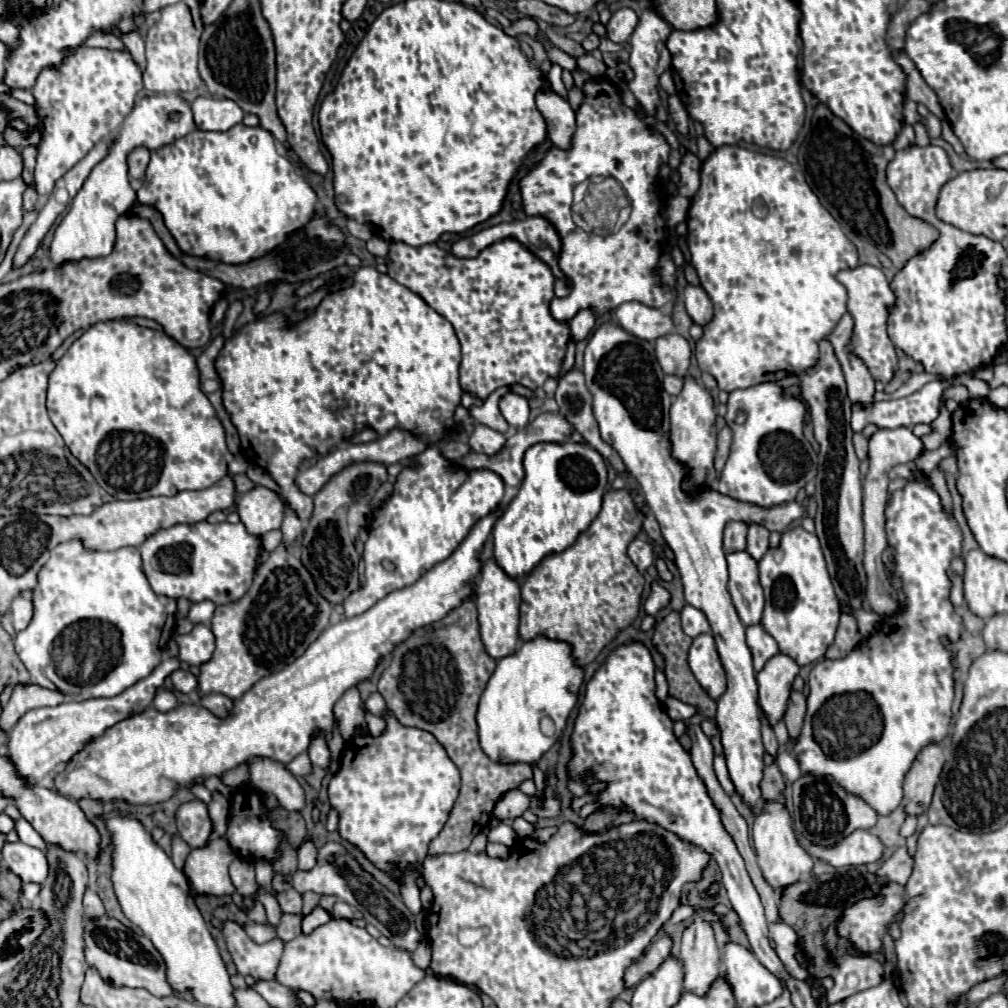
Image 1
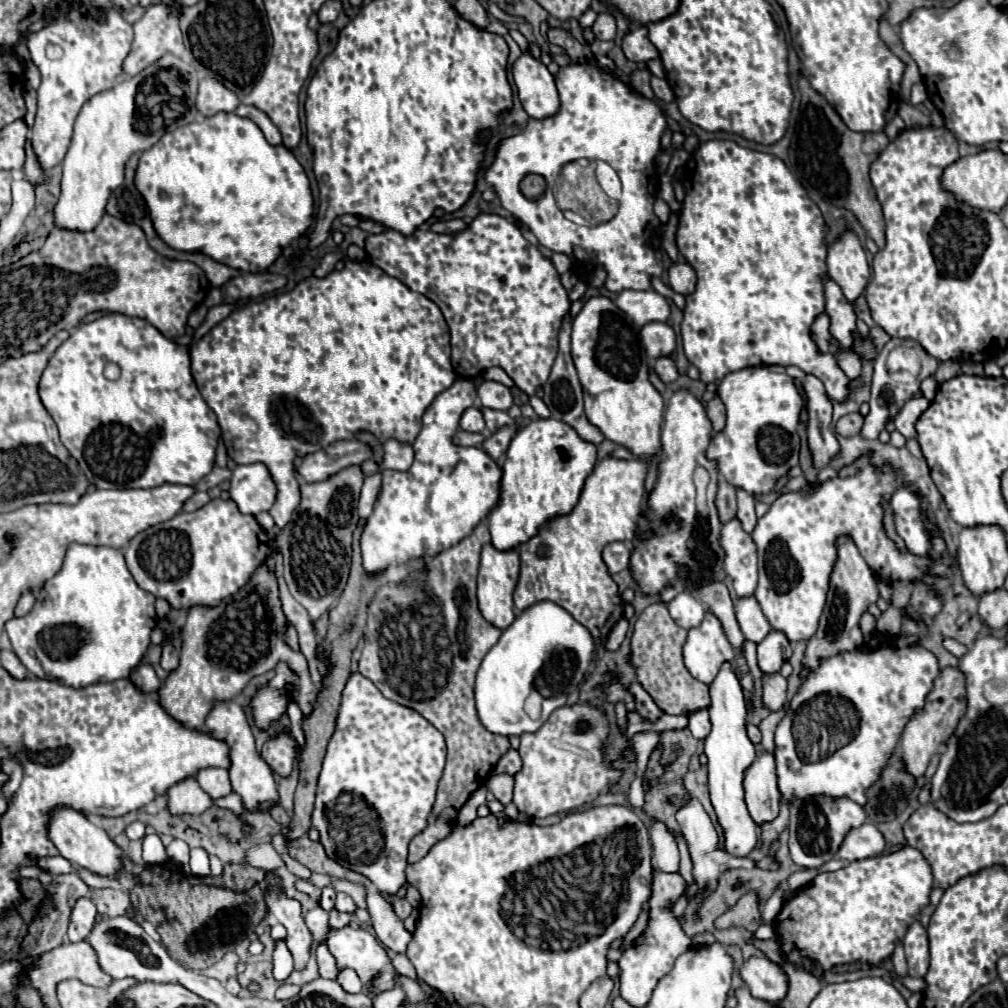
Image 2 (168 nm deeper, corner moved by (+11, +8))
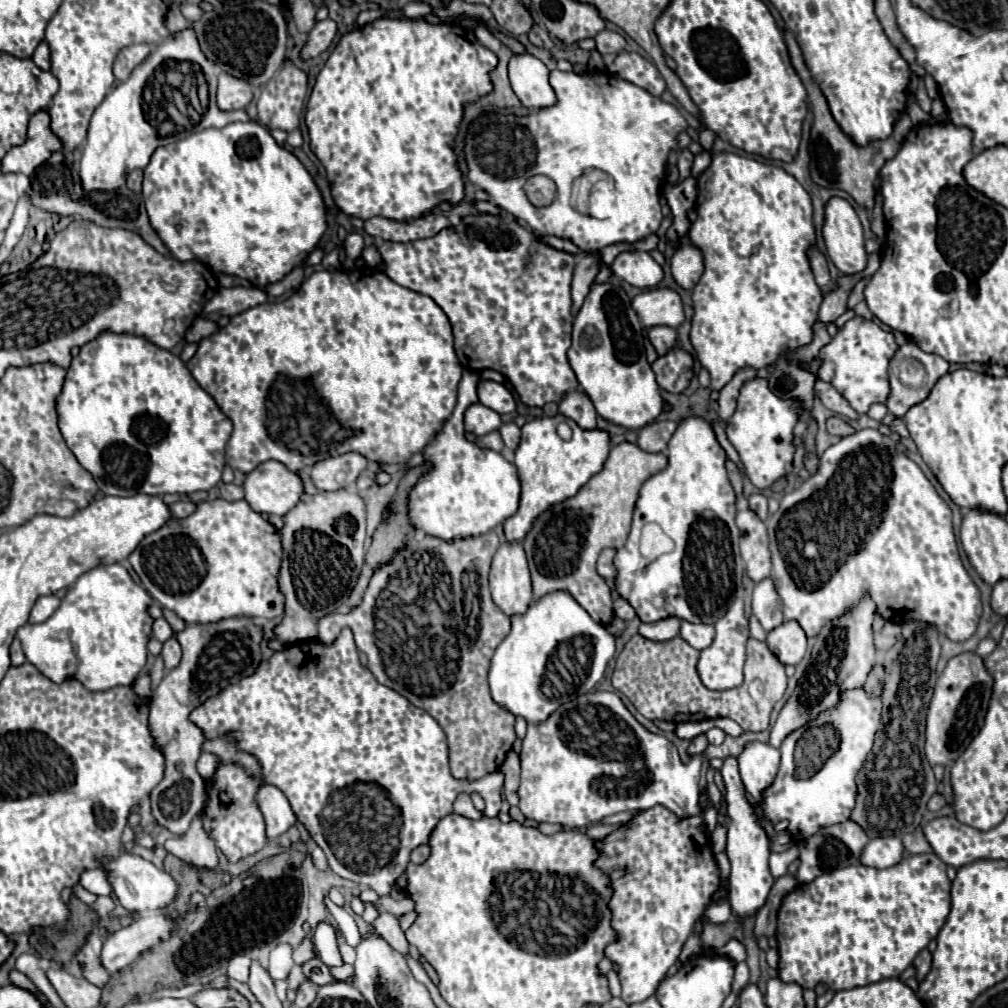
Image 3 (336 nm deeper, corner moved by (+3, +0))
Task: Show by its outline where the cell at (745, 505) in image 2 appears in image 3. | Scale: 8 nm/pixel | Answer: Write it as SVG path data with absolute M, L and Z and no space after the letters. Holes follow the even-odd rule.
M751 494L749 496L749 508L761 516L761 520L767 518L767 498L763 494Z

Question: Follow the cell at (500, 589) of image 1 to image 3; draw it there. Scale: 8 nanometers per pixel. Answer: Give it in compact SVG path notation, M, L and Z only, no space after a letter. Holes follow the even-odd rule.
M503 542L493 556L489 588L505 614L521 614L533 602L531 576L521 542Z

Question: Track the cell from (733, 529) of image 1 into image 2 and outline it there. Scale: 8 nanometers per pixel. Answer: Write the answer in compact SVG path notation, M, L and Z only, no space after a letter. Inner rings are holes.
M719 480L719 490L715 498L715 506L719 512L719 520L725 524L735 518L737 514L737 502L735 502L735 488L727 484L725 480Z

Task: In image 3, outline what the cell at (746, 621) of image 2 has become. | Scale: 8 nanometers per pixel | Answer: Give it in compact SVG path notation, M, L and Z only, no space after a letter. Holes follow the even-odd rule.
M771 578L761 580L753 590L753 614L759 618L765 632L771 632L775 626L783 624L783 606L775 584Z

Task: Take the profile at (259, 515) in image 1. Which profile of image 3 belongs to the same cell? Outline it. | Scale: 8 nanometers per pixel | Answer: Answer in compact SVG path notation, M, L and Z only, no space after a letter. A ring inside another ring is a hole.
M277 460L259 464L245 478L245 500L255 512L285 516L303 494L303 480Z

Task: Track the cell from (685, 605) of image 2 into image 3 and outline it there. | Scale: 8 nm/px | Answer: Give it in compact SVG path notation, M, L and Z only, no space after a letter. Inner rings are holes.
M681 622L681 638L695 650L705 650L715 638L715 628L709 624Z

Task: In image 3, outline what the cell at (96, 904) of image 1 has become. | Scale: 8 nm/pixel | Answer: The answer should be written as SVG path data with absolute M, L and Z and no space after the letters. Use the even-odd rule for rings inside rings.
M93 932L89 934L85 946L79 950L79 954L75 956L79 968L81 968L81 974L85 980L89 980L91 984L103 988L109 980L109 972L105 970L105 966L101 964L99 960L99 954L101 954L101 940L99 936Z

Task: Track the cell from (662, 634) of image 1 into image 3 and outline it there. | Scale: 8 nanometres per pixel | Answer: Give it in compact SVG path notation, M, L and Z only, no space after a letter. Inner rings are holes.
M635 634L617 656L617 664L613 670L613 688L623 692L631 704L649 720L669 720L669 722L701 722L711 718L731 718L743 730L761 732L769 726L771 708L787 688L785 664L777 660L777 656L769 650L767 642L751 638L747 642L747 662L745 662L745 680L741 686L713 692L703 686L697 674L699 652L689 648L681 636L665 642L653 644L643 636Z

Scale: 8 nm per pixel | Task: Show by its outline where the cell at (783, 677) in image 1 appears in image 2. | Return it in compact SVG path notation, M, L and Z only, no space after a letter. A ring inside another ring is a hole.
M769 632L761 644L757 644L757 660L763 674L775 674L783 662L791 658L791 644L781 632Z

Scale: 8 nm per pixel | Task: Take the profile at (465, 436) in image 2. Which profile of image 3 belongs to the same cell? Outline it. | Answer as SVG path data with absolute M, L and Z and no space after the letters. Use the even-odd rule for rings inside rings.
M489 432L489 434L485 434L485 436L479 436L479 438L475 440L475 444L477 444L479 448L491 448L491 450L495 450L495 452L501 452L501 448L503 448L503 440L501 440L501 434L499 434L499 432Z

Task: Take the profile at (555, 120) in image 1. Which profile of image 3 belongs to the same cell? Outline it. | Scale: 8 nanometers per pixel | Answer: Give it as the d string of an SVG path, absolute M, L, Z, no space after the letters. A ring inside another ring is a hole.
M513 54L509 60L509 80L513 92L527 108L545 108L557 102L553 88L549 86L547 66L531 54Z

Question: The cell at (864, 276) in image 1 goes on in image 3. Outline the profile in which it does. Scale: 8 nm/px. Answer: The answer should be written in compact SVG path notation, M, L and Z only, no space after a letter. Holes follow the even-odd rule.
M829 198L825 204L823 240L829 258L839 272L861 272L867 264L865 238L857 212L843 198Z

